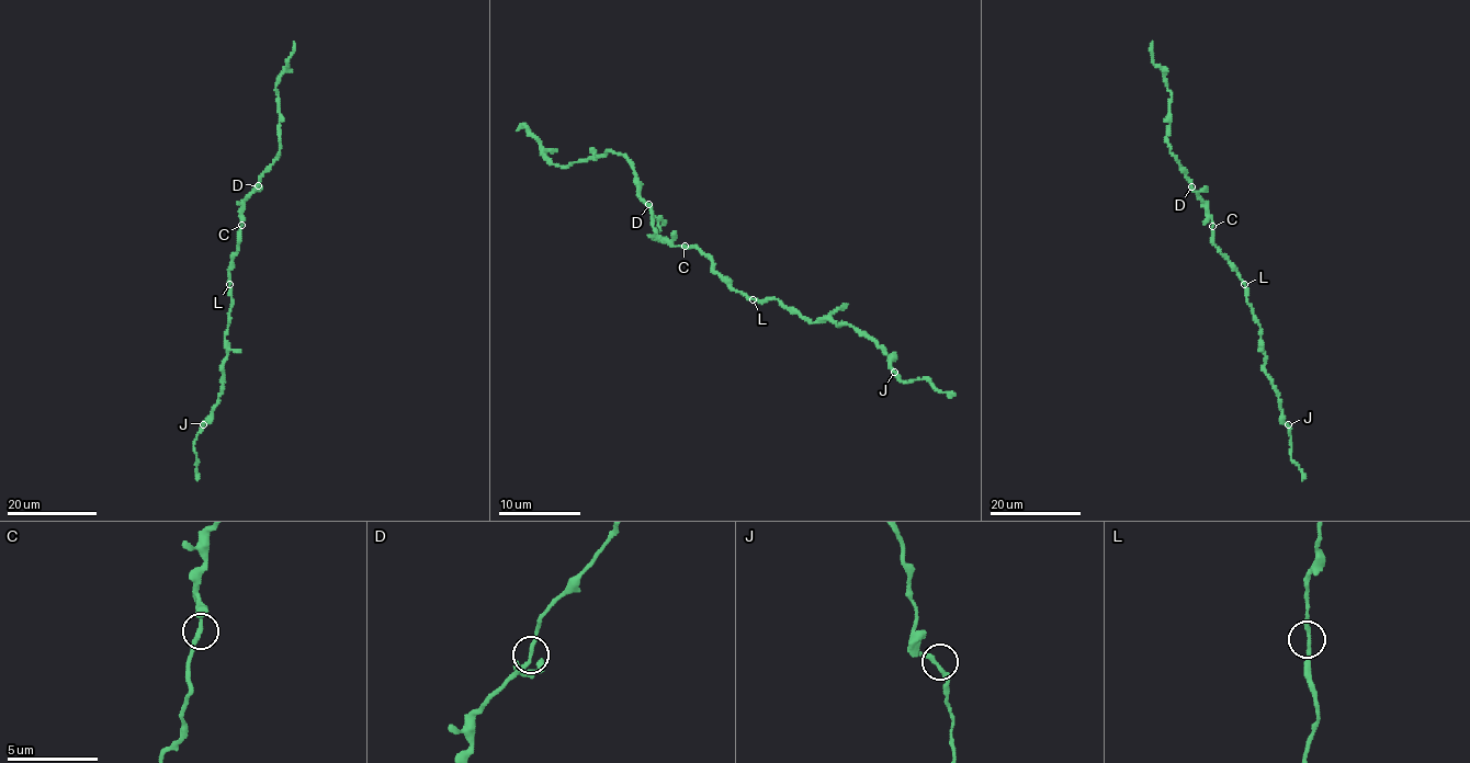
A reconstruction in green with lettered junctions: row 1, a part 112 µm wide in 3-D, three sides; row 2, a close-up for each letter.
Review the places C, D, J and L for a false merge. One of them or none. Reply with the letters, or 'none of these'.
none of these

